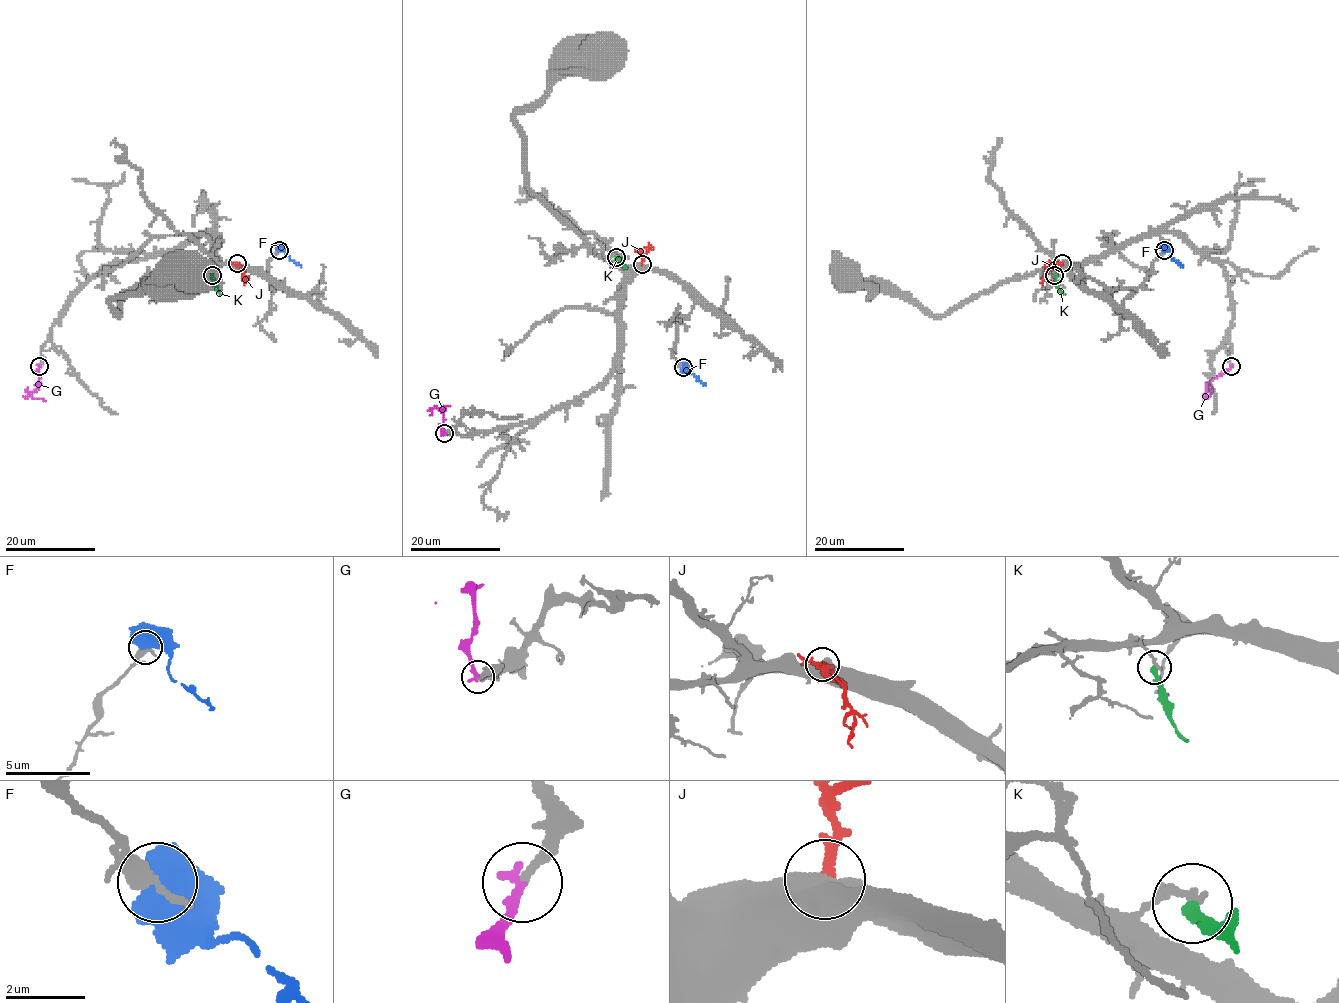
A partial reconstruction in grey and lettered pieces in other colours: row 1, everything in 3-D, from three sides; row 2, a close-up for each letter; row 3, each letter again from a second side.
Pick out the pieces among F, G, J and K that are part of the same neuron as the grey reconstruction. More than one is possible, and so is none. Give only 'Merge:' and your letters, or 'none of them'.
Merge: G

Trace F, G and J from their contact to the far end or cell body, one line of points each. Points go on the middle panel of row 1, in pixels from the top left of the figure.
F: (683, 366), (705, 386)
G: (443, 433), (442, 413), (435, 407), (449, 406)
J: (641, 265), (649, 245)

